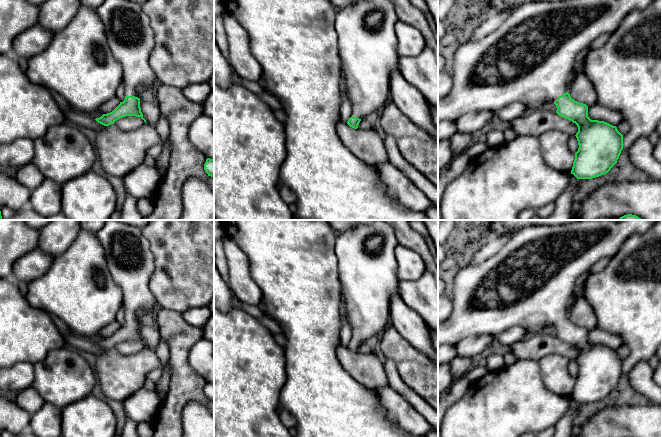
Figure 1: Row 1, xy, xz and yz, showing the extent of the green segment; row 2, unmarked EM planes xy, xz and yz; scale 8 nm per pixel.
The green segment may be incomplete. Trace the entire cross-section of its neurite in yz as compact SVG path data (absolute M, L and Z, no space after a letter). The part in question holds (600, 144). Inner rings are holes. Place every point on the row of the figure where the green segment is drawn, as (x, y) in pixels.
M564 0L535 1L515 9L495 31L472 42L461 42L449 53L449 69L453 86L449 94L438 99L438 122L443 120L455 122L470 112L481 110L495 111L509 104L519 102L528 110L547 107L554 103L556 113L578 127L576 138L578 151L571 174L577 179L592 179L608 173L617 163L623 150L623 135L604 121L591 120L588 117L588 106L575 101L566 90L566 83L579 52L591 45L602 34L610 36L616 32L624 17L632 10L643 10L654 0Z

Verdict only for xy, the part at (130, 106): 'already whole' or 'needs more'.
needs more

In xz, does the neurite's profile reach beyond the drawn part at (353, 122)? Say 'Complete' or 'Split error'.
Split error

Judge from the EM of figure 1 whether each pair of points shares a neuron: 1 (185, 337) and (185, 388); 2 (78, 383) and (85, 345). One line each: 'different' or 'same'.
1: same
2: different

